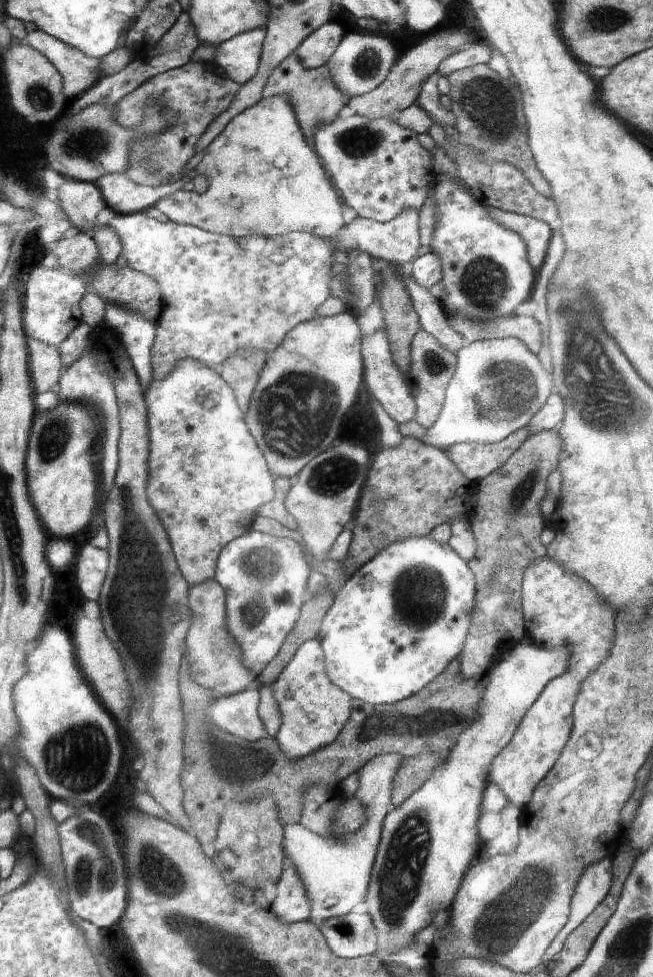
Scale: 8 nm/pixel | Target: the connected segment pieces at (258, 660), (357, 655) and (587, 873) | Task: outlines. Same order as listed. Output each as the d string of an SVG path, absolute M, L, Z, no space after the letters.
M254 530L232 540L220 551L214 580L220 583L225 592L229 631L242 647L245 665L254 672L258 672L278 654L284 639L295 627L302 605L310 598L308 583L312 568L308 558L312 556L304 551L304 542L278 538Z
M416 535L384 547L374 558L357 568L340 587L331 605L321 620L320 644L325 656L325 673L340 690L349 694L354 702L369 705L394 705L404 701L412 694L419 693L429 682L432 682L456 657L460 656L468 636L471 614L475 603L476 583L467 562L447 543L432 540L430 535Z
M608 856L598 864L587 866L579 878L571 902L571 913L568 922L556 935L550 945L550 956L556 956L562 950L566 938L574 928L582 924L588 915L604 900L613 883L613 864Z

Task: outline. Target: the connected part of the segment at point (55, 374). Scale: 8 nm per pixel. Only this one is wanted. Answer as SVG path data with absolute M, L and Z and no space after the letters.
M30 337L32 378L35 379L37 394L52 390L62 374L63 362L58 347L50 346L44 341Z

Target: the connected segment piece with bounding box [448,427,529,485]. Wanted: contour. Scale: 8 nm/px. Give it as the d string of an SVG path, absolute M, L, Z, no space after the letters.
M522 427L509 434L505 439L497 443L454 443L451 446L448 458L456 465L456 468L467 478L472 485L486 478L495 470L498 470L508 458L520 448L520 445L528 438L529 430Z

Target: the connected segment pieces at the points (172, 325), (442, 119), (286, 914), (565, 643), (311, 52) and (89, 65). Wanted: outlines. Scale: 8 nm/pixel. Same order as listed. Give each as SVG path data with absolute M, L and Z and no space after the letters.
M105 206L97 214L97 226L108 227L110 230L116 232L117 237L120 239L123 250L121 254L126 257L127 265L133 268L135 271L142 272L147 277L150 277L155 283L158 283L160 292L163 298L162 312L159 314L158 320L155 323L155 339L152 345L152 370L153 378L158 378L160 381L166 378L172 369L177 365L177 362L184 357L192 357L194 360L199 360L204 363L204 366L214 369L220 368L226 361L241 363L243 356L250 357L252 355L260 354L264 355L264 358L270 358L271 354L281 345L284 337L292 328L304 321L309 321L316 316L316 309L332 295L331 280L333 279L335 263L346 262L349 258L349 253L368 253L372 259L386 261L393 263L396 266L407 266L412 262L412 258L416 256L418 248L421 246L419 241L419 210L413 208L403 208L401 213L398 213L396 217L388 222L381 223L373 221L369 218L362 218L356 215L350 216L349 221L344 225L339 233L336 233L334 237L328 237L325 239L316 232L294 232L283 235L274 235L271 237L265 237L264 235L250 235L245 237L229 237L228 235L221 235L210 231L202 230L201 228L192 225L183 225L174 221L159 222L152 217L146 216L144 211L137 213L117 213L110 207Z
M438 73L428 75L421 84L416 104L420 110L433 116L440 125L453 125L455 128L455 117L449 113L440 102L441 94L437 90Z
M284 867L276 885L276 898L270 908L286 922L308 918L311 902L305 886L294 867Z
M547 554L533 560L521 584L524 630L536 647L569 647L565 671L553 678L521 718L508 746L494 758L488 782L500 785L508 802L523 808L536 785L556 764L573 729L572 711L581 682L607 660L615 641L615 614L594 587L575 572L565 569Z
M336 19L313 31L294 52L302 66L318 68L328 63L346 32Z
M40 30L28 34L26 40L28 46L32 48L36 46L34 50L44 50L46 58L58 68L60 75L63 76L64 95L67 96L68 102L76 100L100 79L98 76L100 58L90 58Z

